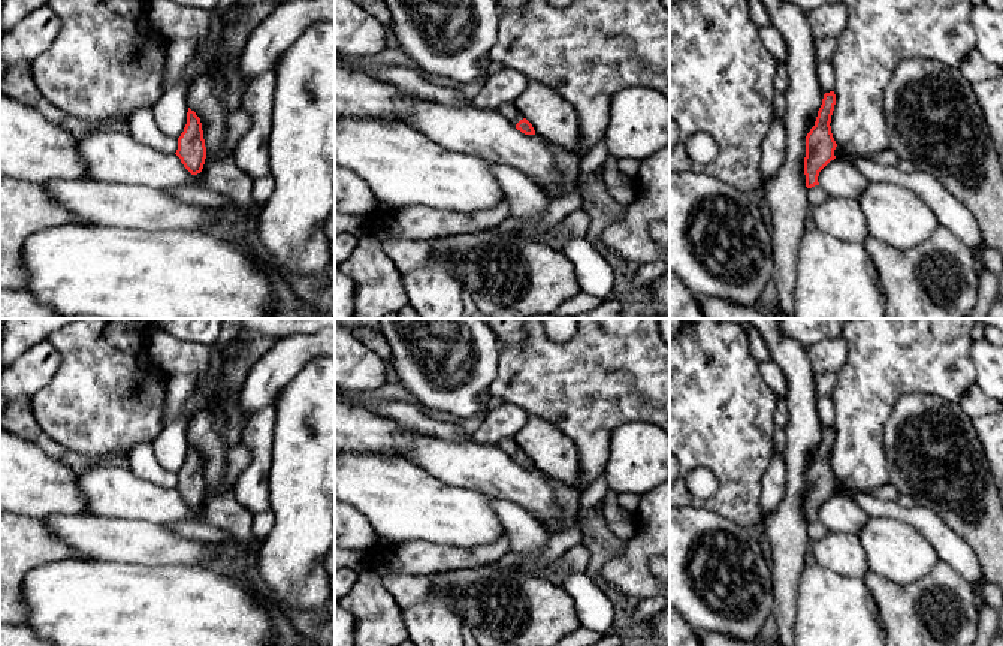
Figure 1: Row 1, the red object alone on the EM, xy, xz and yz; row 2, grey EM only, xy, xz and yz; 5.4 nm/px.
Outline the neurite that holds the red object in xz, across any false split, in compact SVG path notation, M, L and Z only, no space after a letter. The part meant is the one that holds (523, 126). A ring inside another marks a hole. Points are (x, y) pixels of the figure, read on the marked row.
M505 103L498 111L525 135L535 135L532 124L520 114L514 103Z

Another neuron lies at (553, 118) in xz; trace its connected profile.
M529 81L514 105L537 135L549 144L577 153L580 123L575 108L555 90L541 82Z

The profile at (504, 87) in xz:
M502 69L498 73L486 75L483 88L469 102L477 108L498 109L505 103L514 103L528 82L529 79L520 72Z

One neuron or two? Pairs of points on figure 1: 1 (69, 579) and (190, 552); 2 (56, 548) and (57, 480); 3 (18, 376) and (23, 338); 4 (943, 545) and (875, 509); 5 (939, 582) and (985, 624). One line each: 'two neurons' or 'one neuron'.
1: two neurons
2: two neurons
3: two neurons
4: one neuron
5: two neurons

